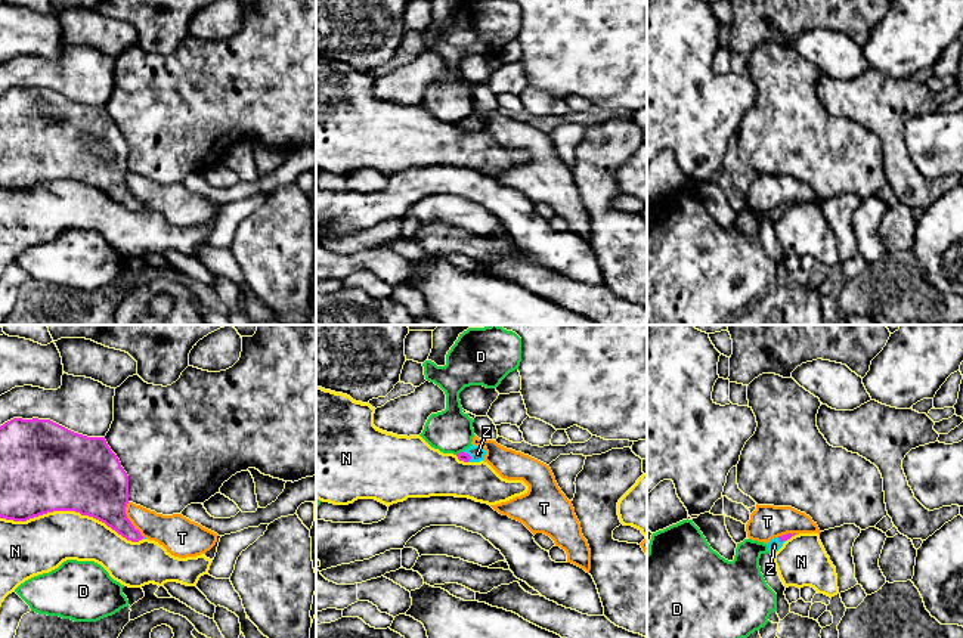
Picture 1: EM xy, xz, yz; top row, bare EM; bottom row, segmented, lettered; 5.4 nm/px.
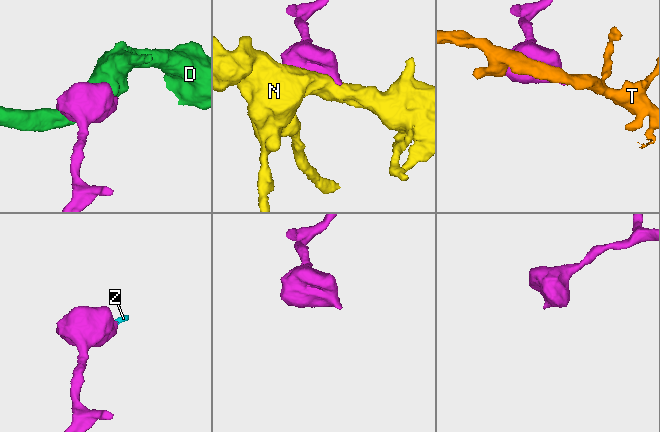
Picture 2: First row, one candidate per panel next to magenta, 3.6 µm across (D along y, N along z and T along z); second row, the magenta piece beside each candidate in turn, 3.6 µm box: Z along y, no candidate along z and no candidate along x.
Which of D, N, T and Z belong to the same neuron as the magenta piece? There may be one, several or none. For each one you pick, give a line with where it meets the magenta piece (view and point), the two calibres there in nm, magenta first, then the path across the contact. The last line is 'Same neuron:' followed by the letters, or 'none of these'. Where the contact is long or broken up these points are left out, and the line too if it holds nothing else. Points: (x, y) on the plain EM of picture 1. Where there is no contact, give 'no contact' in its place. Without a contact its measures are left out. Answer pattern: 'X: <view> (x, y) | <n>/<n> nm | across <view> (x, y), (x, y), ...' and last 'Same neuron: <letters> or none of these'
Z: xz (470, 126) | 50/80 nm | across xz (464, 126), (470, 126), (477, 123)
Same neuron: Z

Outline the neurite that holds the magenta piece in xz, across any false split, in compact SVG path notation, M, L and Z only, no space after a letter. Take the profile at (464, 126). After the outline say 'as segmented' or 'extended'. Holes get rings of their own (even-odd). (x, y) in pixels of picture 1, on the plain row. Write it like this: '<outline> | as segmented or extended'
M471 114L464 121L458 123L458 128L464 131L480 131L484 128L486 120L483 115L474 115Z | extended

